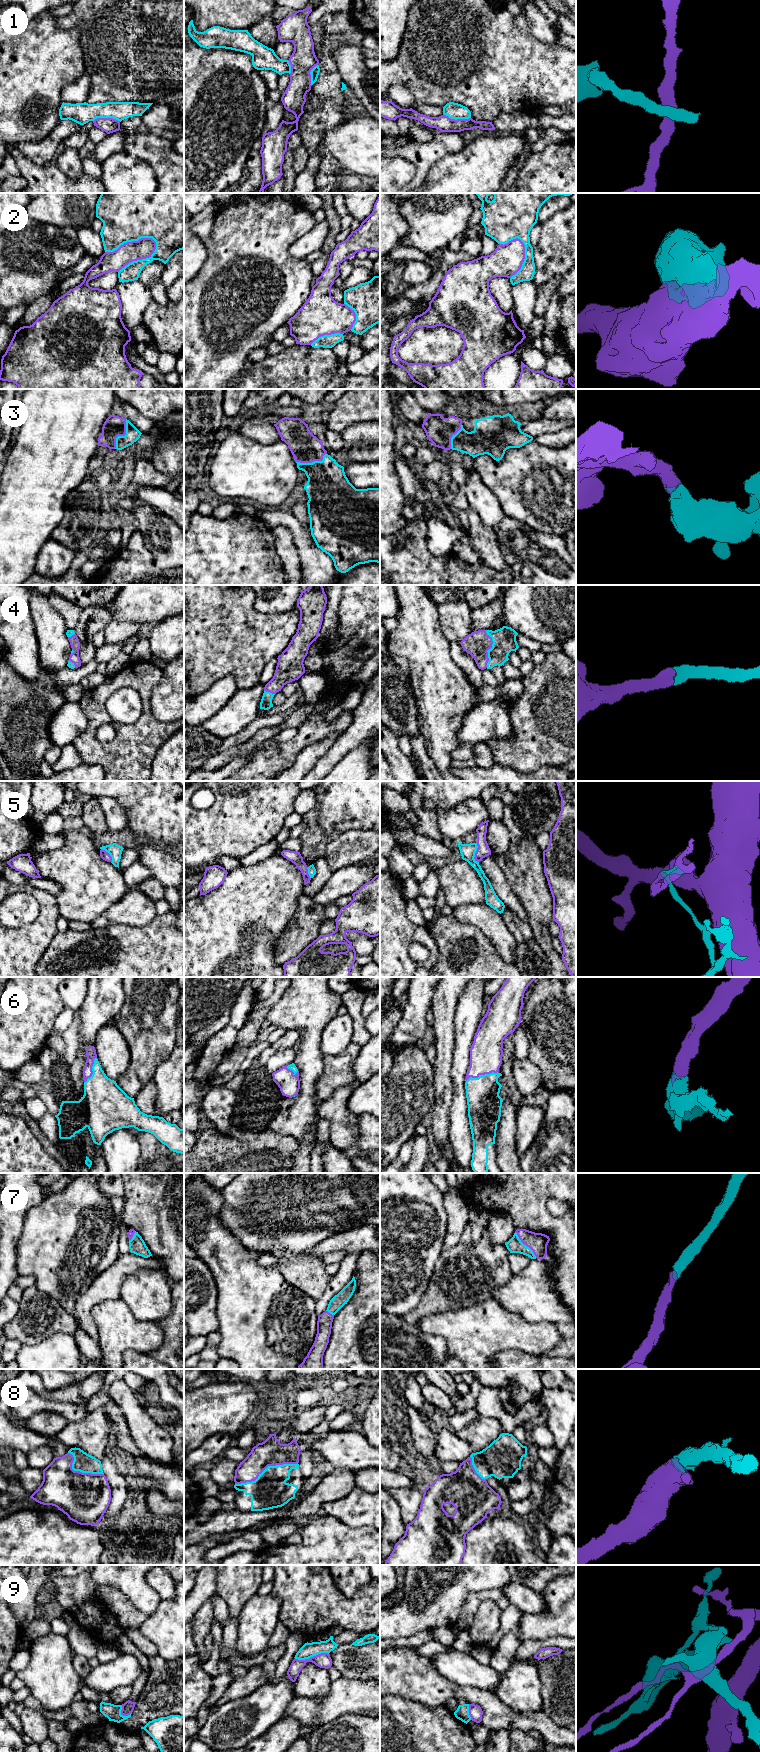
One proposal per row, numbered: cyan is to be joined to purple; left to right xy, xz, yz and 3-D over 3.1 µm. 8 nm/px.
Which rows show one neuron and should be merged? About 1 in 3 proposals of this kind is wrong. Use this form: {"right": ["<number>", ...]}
{"right": ["3", "4", "6", "7", "8"]}

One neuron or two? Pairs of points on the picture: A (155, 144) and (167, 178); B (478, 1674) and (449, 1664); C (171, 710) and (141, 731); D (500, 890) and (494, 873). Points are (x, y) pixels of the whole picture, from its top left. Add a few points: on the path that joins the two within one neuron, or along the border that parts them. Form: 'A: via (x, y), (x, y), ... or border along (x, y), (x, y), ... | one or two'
A: via (157, 152), (167, 165), (167, 170) | one
B: via (471, 1672), (456, 1666) | one
C: border along (149, 697), (151, 713), (160, 720), (173, 722) | two
D: via (500, 886), (496, 877) | one

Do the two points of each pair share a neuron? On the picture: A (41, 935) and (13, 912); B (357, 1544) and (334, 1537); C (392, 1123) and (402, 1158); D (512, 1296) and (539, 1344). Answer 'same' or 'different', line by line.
A: different
B: same
C: different
D: different

